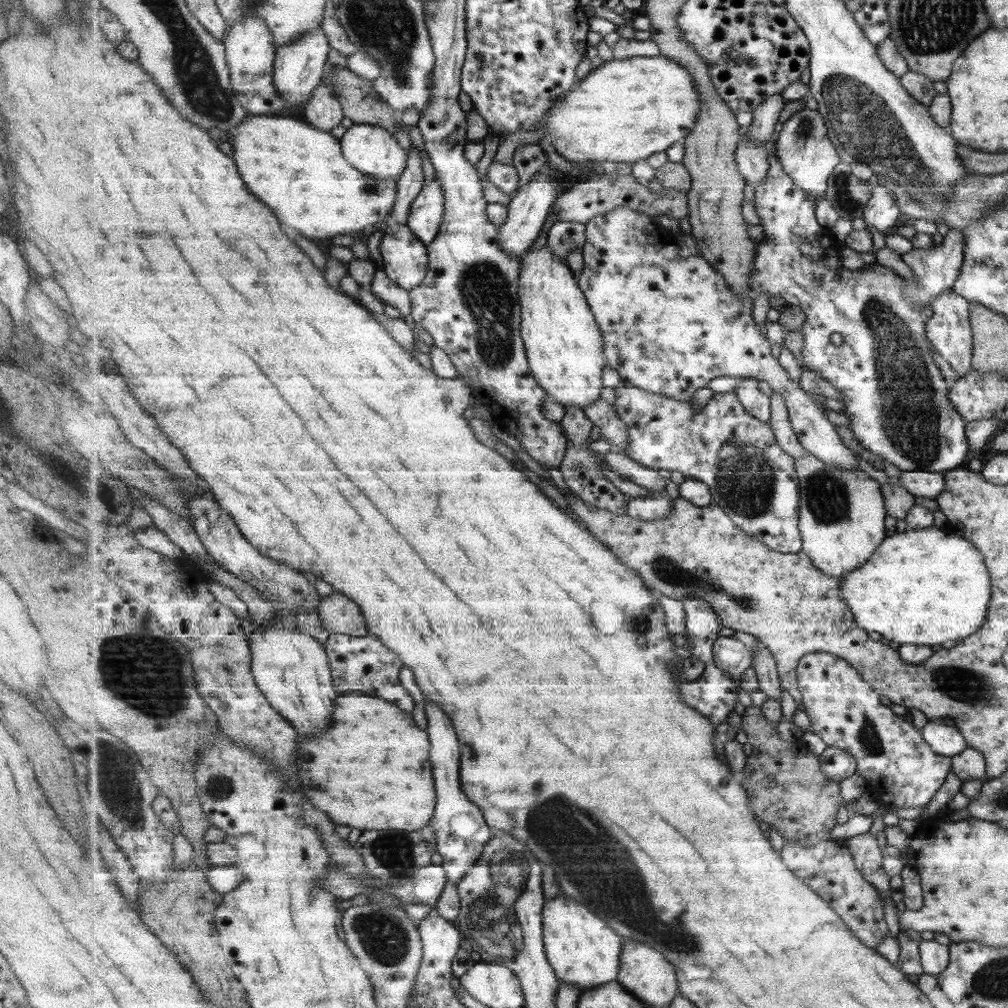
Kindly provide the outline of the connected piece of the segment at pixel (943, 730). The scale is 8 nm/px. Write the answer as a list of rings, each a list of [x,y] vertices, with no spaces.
[[[928,721],[920,730],[929,749],[938,756],[953,757],[967,747],[963,734],[945,721]]]

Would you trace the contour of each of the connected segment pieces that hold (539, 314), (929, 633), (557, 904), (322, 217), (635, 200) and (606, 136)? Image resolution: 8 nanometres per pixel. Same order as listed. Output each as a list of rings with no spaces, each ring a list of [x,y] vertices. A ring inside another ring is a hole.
[[[549,246],[523,256],[520,277],[522,336],[532,376],[561,406],[595,404],[603,390],[603,369],[608,362],[605,335],[573,275],[568,259],[559,259]]]
[[[934,526],[924,529],[909,529],[900,533],[891,531],[888,536],[889,538],[886,538],[885,542],[881,543],[879,548],[876,548],[877,556],[872,556],[867,564],[854,570],[851,574],[846,574],[842,581],[842,595],[845,600],[848,600],[854,615],[857,616],[857,622],[861,624],[861,628],[865,628],[867,632],[879,632],[887,640],[897,642],[900,645],[913,644],[928,647],[935,646],[935,644],[940,645],[941,642],[947,642],[947,640],[956,642],[979,631],[986,620],[987,609],[992,596],[992,585],[990,574],[987,572],[988,568],[984,565],[983,555],[973,546],[973,543],[961,538],[961,536],[952,534],[947,528],[938,529]]]
[[[553,898],[546,901],[544,906],[544,943],[548,952],[549,962],[556,970],[560,982],[574,984],[583,992],[601,987],[618,980],[620,975],[621,955],[624,952],[625,940],[599,916],[589,912],[589,908],[581,906],[571,898]]]
[[[250,114],[240,126],[229,130],[229,141],[235,144],[235,160],[245,182],[265,204],[269,204],[283,224],[293,226],[303,237],[314,239],[362,234],[367,226],[375,226],[392,216],[398,199],[398,182],[372,177],[357,170],[345,157],[340,139],[315,128],[306,121],[274,115]]]
[[[595,175],[591,179],[580,179],[576,184],[566,190],[552,207],[556,214],[556,220],[575,221],[587,224],[592,218],[611,212],[618,206],[628,206],[640,213],[647,213],[649,216],[665,215],[676,220],[690,220],[689,199],[685,192],[664,186],[663,194],[653,195],[647,185],[639,184],[633,175]]]
[[[634,56],[625,60],[612,59],[590,71],[572,90],[560,96],[556,105],[539,122],[537,132],[549,136],[554,150],[569,162],[592,160],[633,163],[647,160],[659,152],[667,152],[675,142],[687,138],[696,127],[702,111],[700,92],[693,73],[679,61],[668,56]]]

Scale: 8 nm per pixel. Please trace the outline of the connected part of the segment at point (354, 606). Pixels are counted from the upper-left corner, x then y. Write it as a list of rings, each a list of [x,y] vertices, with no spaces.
[[[332,592],[320,602],[318,613],[323,628],[333,633],[349,636],[367,636],[368,624],[359,604],[343,593]]]

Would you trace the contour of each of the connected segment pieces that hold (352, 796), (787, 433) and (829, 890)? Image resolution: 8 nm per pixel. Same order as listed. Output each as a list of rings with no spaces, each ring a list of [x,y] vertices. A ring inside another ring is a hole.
[[[357,692],[340,694],[336,698],[336,710],[333,714],[337,714],[337,720],[333,720],[333,728],[323,738],[299,738],[299,782],[304,794],[326,812],[335,824],[353,829],[415,832],[431,824],[437,806],[431,740],[429,734],[419,728],[415,718],[388,700]]]
[[[773,391],[769,396],[771,398],[771,422],[769,425],[773,428],[777,444],[795,459],[804,456],[806,450],[800,444],[789,420],[789,410],[785,404],[783,396],[779,392]]]
[[[829,840],[817,847],[799,846],[785,842],[783,858],[788,867],[813,887],[849,925],[854,933],[871,949],[877,949],[889,934],[883,901],[879,890],[862,877],[847,841]]]

